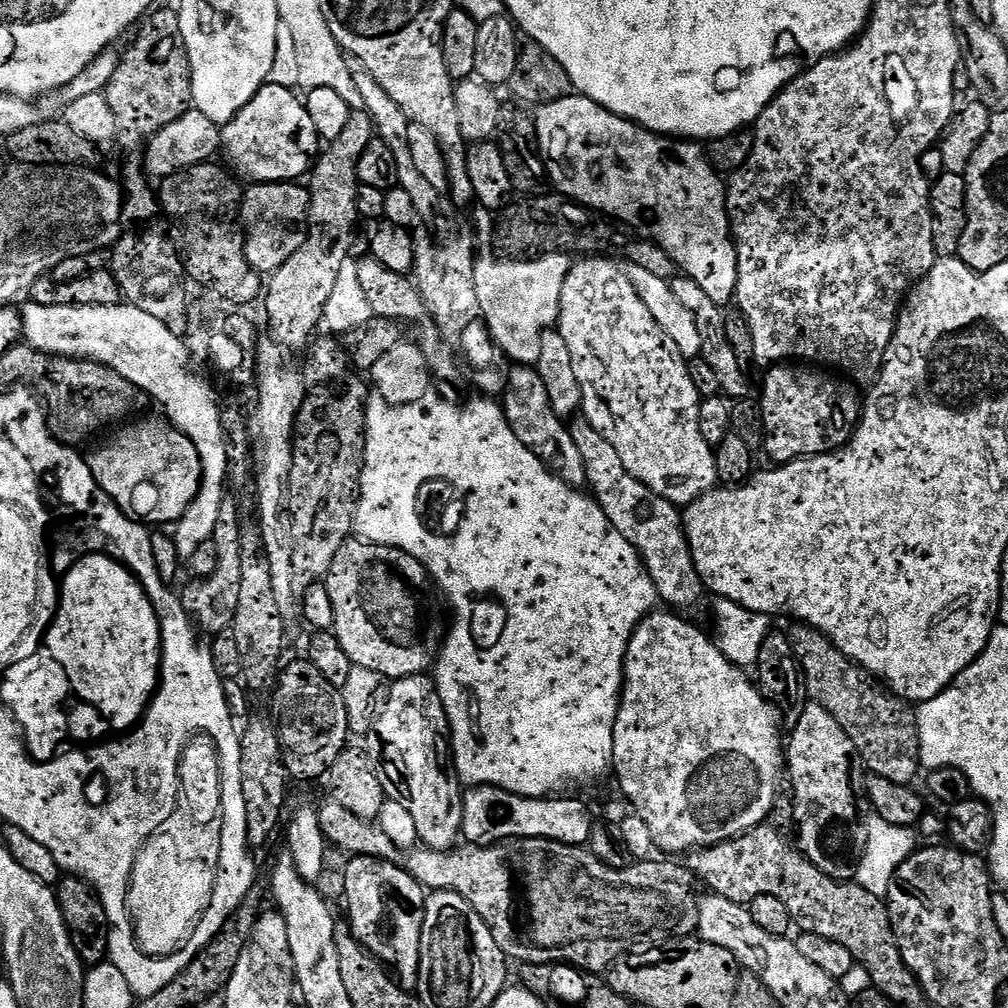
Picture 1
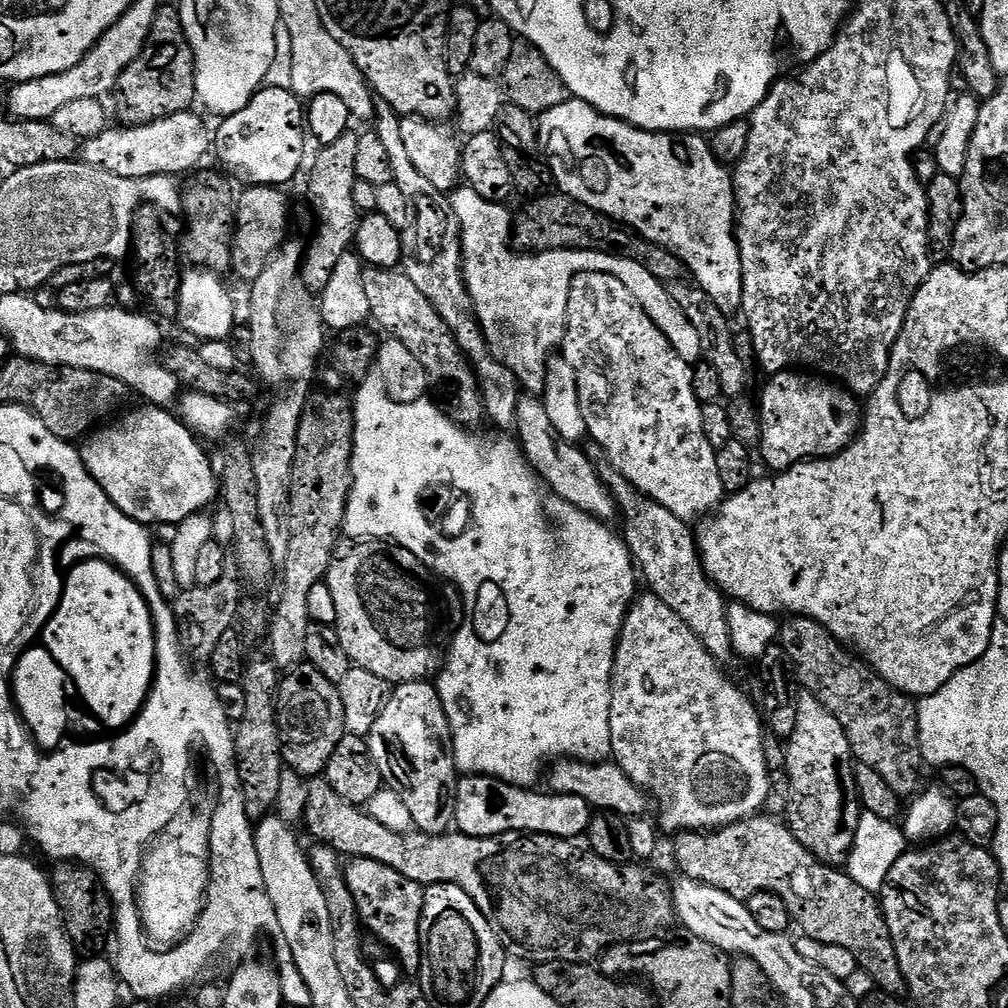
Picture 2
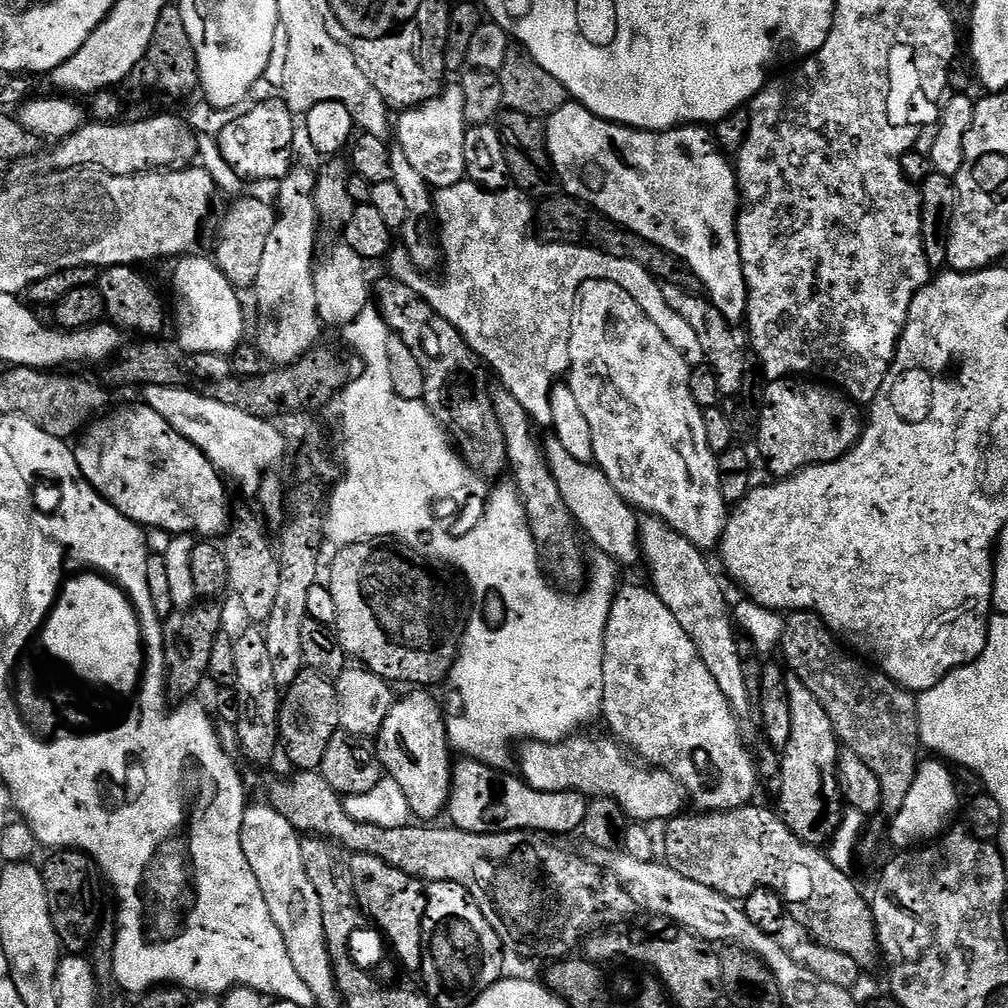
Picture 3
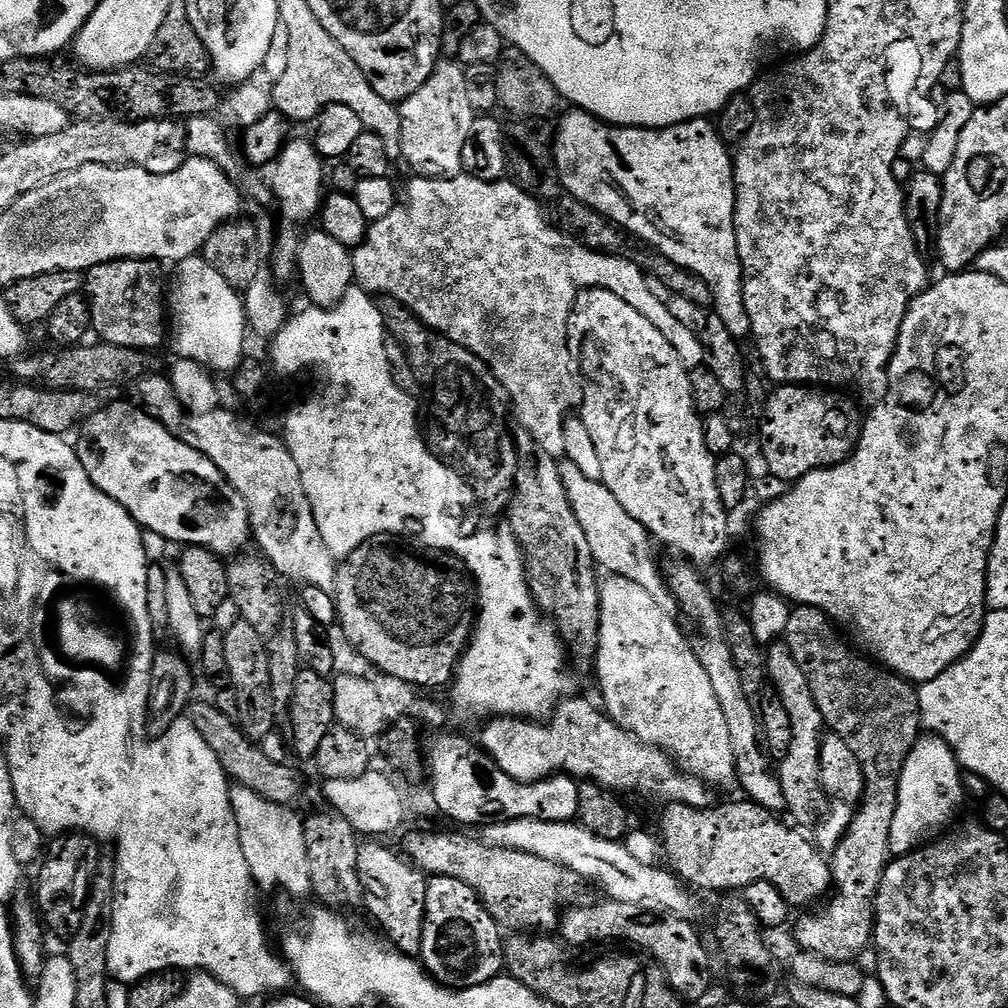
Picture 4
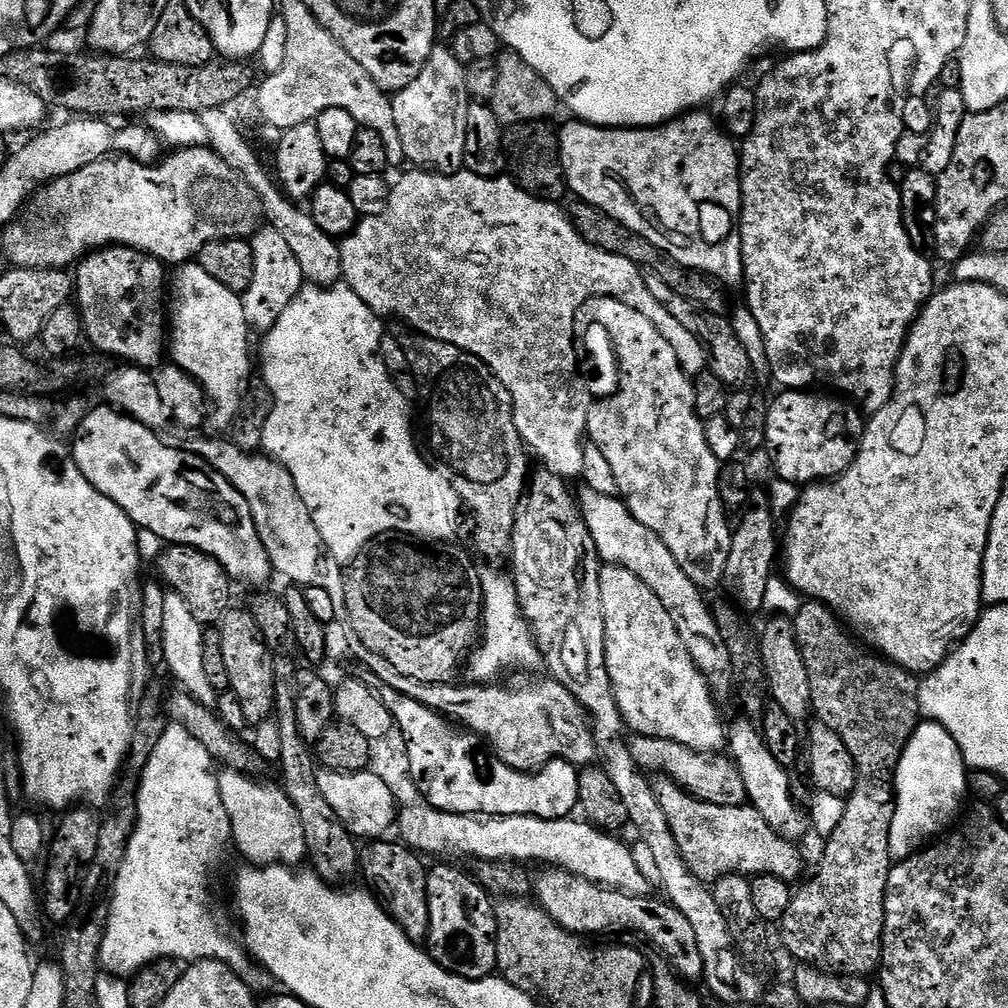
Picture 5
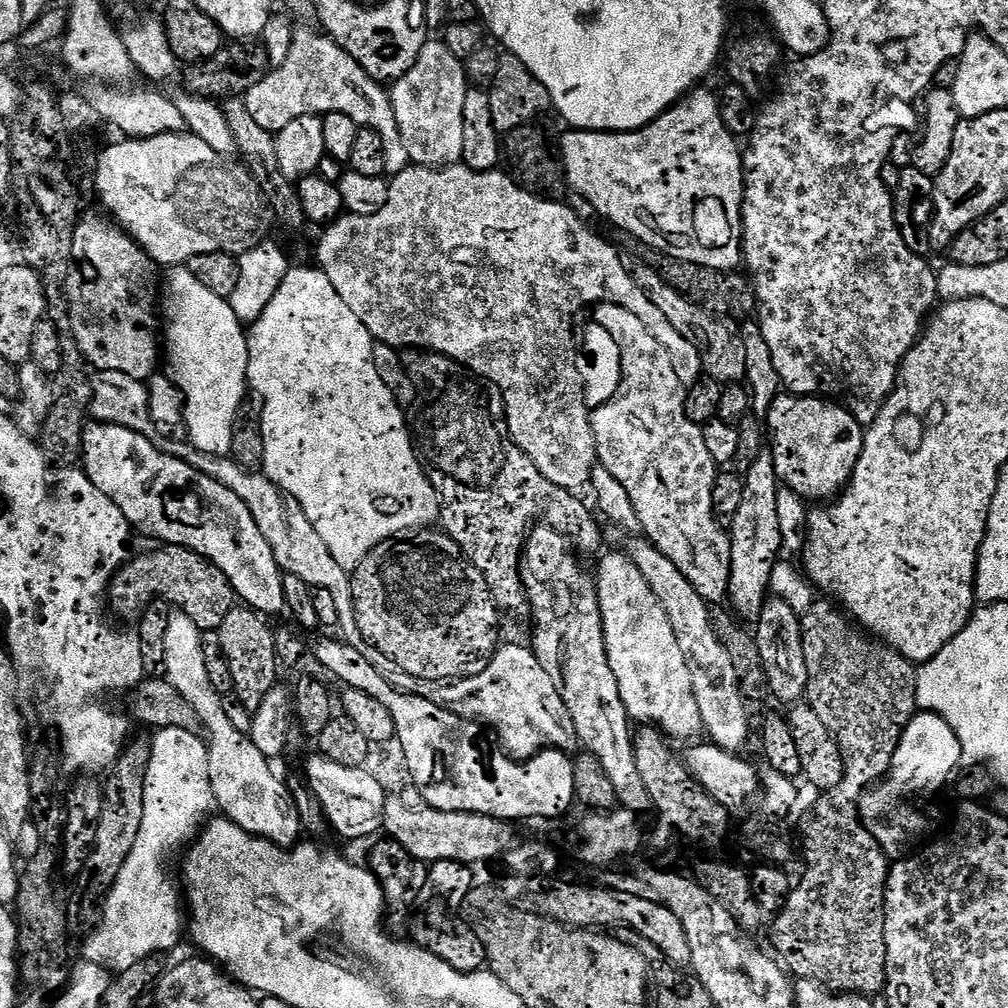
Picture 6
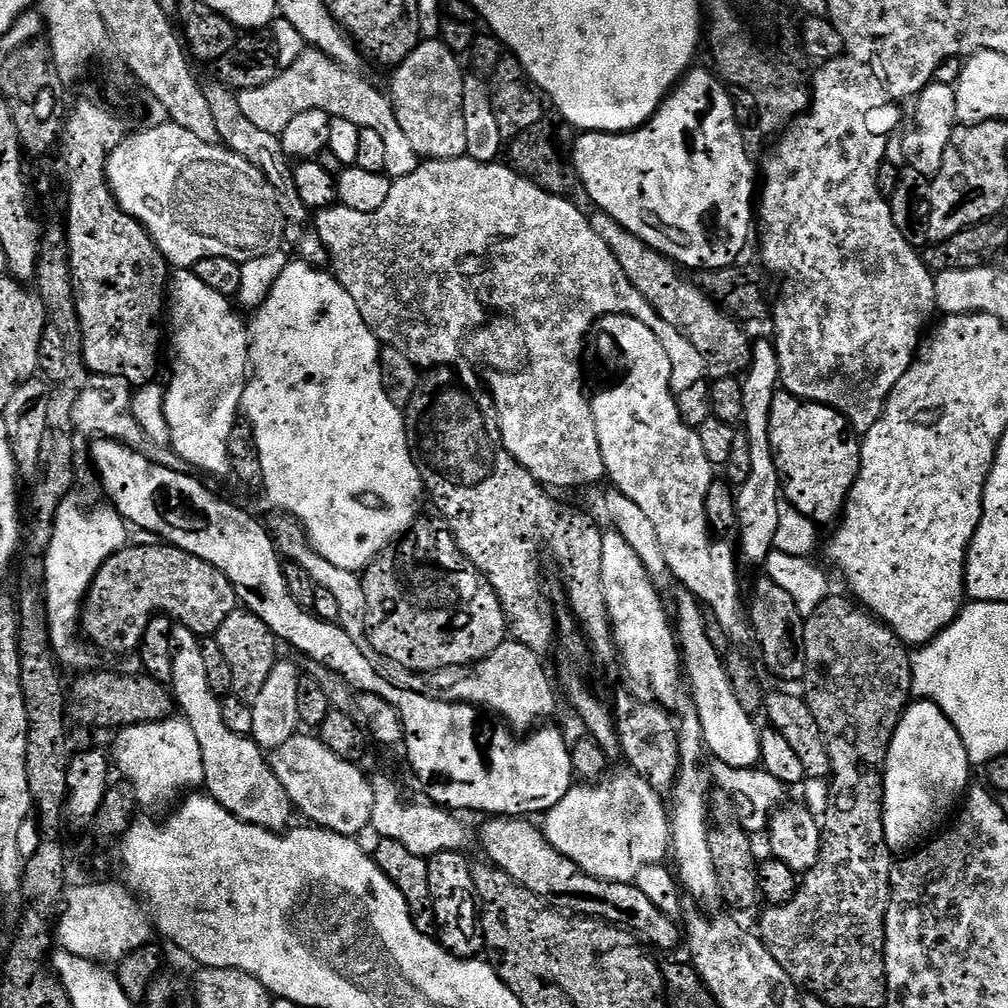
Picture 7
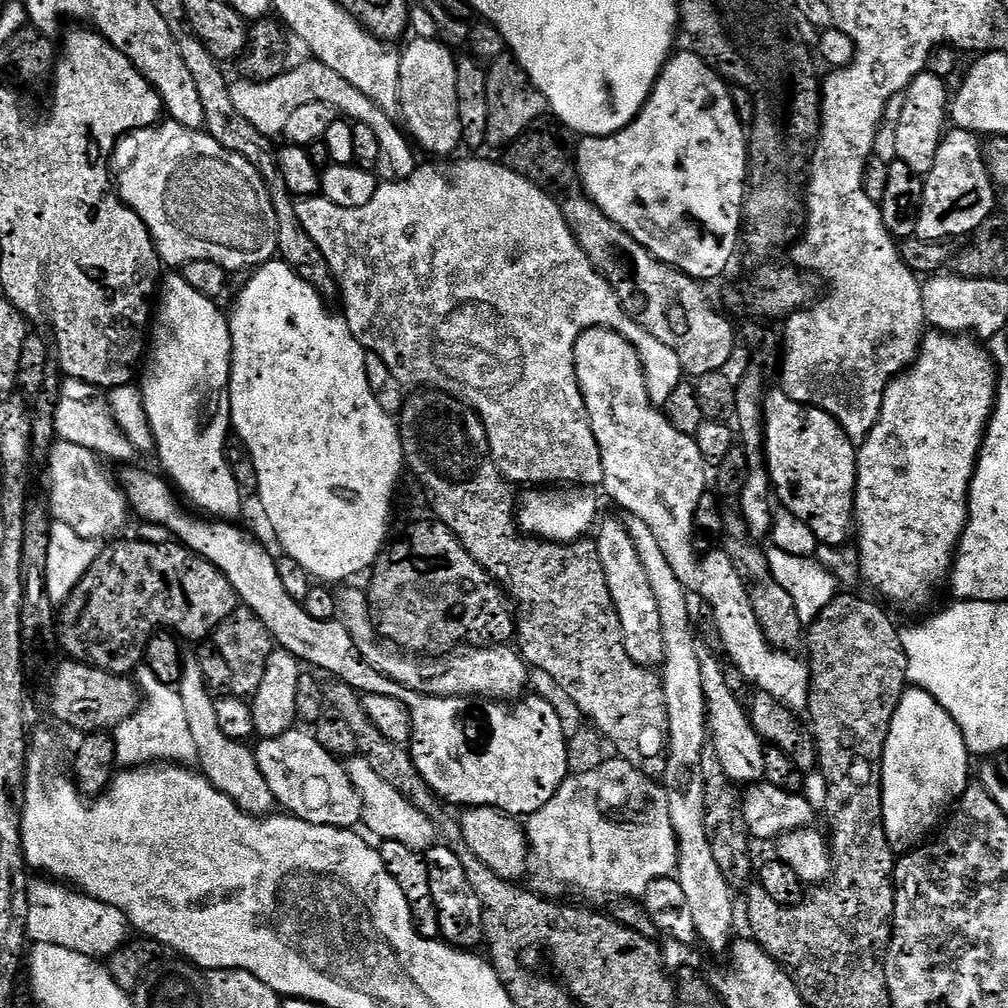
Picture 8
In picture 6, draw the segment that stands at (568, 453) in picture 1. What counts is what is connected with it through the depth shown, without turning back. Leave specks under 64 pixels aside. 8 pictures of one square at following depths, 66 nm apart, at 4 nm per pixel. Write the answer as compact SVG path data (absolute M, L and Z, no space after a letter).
M632 534L627 539L622 544L622 551L632 559L634 566L638 566L638 570L642 570L642 578L646 578L650 590L654 590L654 598L662 602L662 610L666 610L666 618L670 618L670 627L674 629L674 638L678 638L682 658L686 658L686 666L690 666L690 682L694 686L694 698L698 698L698 710L702 714L706 736L708 732L707 739L722 750L739 753L740 747L748 740L750 718L738 690L738 674L734 674L730 654L726 654L726 646L722 646L718 634L714 634L708 601L694 590L694 586L690 586L686 574L682 574L682 570L662 554L662 550L655 548L647 536Z

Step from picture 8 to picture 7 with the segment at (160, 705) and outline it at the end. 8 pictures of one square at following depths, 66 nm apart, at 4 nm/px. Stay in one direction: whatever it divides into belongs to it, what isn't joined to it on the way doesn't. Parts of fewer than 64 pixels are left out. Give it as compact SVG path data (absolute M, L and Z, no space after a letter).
M172 716L154 723L131 724L119 729L115 736L110 747L113 765L125 781L135 785L141 805L154 806L170 799L177 791L203 785L202 748L187 720Z

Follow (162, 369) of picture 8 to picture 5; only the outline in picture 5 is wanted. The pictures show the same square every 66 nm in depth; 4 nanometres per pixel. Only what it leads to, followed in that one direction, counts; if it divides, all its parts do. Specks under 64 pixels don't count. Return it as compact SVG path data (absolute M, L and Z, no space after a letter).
M185 262L173 272L176 273L170 276L170 360L199 382L211 404L213 400L212 420L224 430L236 417L240 397L246 392L248 367L254 364L253 357L252 360L248 357L250 329L243 313L243 302L238 293L212 278L197 262Z

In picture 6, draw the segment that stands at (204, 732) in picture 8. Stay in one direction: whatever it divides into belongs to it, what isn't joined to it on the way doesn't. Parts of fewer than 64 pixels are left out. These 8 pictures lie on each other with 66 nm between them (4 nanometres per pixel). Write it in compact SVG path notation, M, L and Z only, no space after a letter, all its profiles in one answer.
M179 610L170 614L170 626L166 629L166 662L164 676L190 702L200 719L206 733L209 752L210 783L213 786L216 808L227 819L236 823L242 830L252 836L261 836L272 844L282 848L293 847L301 839L302 829L296 799L292 797L292 789L275 772L273 765L254 746L252 737L239 733L229 721L229 716L222 706L223 697L214 690L206 670L206 662L202 655L202 633L190 618Z

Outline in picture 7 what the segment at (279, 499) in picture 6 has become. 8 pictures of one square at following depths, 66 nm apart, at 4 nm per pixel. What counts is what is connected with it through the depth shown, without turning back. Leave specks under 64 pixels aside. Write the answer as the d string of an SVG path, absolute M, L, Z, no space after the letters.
M284 518L284 521L277 528L274 528L274 536L276 547L285 561L302 566L302 570L306 570L306 574L310 574L315 587L330 590L330 594L334 594L334 598L338 598L338 614L340 615L338 623L340 628L346 630L346 634L350 634L350 638L354 638L354 642L359 648L367 649L368 631L364 621L366 594L361 577L357 573L347 572L338 566L334 566L332 562L323 560L309 544L303 527L295 519Z

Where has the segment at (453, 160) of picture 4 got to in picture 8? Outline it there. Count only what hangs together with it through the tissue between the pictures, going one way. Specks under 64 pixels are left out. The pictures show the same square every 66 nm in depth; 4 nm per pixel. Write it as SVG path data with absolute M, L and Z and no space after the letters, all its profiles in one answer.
M412 38L410 40L409 44L406 45L405 48L402 48L400 52L400 106L398 112L399 115L404 115L402 124L406 129L407 135L411 137L421 149L424 147L426 151L433 152L436 156L448 156L456 147L461 147L462 144L462 137L460 135L460 95L458 94L458 74L456 73L457 57L454 55L453 49L449 48L447 44L440 43L439 39L420 40Z

